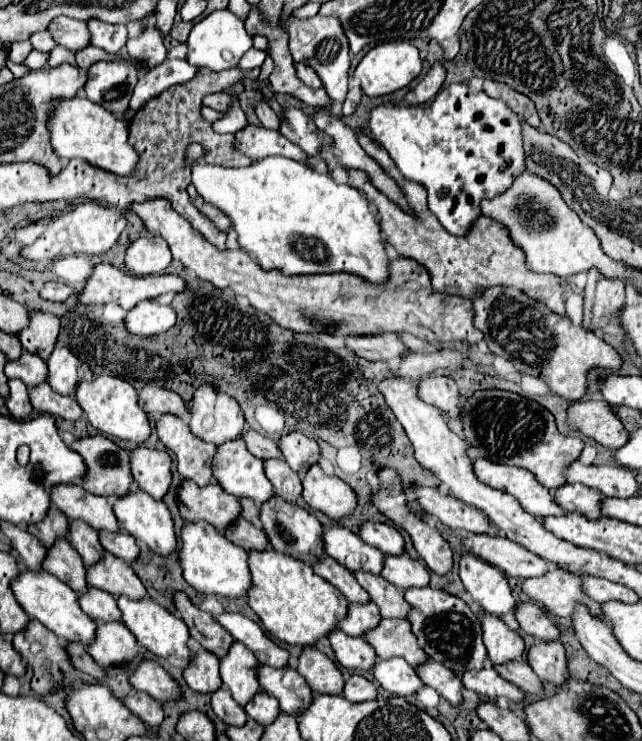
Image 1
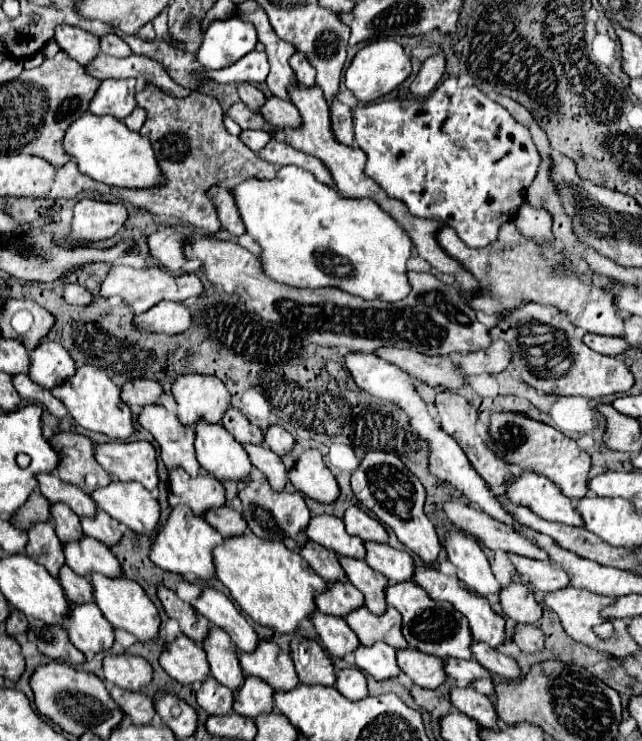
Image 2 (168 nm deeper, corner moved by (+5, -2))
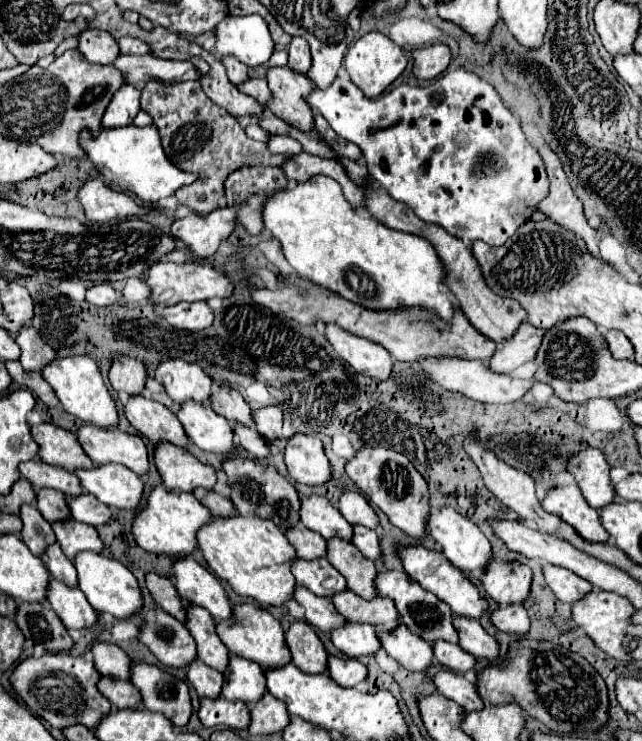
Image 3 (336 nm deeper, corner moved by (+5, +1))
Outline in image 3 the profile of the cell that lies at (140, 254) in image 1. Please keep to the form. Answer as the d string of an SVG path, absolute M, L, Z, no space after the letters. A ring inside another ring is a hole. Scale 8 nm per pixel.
M229 207L215 209L207 217L189 213L185 219L175 219L169 235L181 241L197 259L209 259L219 243L231 235L235 227L235 211Z

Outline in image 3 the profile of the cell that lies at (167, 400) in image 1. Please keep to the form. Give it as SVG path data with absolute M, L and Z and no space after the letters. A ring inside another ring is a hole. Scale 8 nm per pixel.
M115 357L109 371L109 381L117 393L125 391L129 395L139 395L143 393L147 381L145 365L131 357Z

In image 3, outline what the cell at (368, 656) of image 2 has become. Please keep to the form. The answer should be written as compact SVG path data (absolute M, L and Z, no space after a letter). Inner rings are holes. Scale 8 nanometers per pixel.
M347 623L339 631L331 633L331 641L341 653L345 653L347 657L353 657L353 659L375 655L381 649L381 641L375 633L375 627L371 627L367 623L363 623L363 625Z

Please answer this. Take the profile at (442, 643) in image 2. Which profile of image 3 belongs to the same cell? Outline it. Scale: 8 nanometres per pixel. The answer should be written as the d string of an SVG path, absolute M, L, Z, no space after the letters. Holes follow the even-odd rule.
M385 571L385 573L377 573L377 579L375 579L375 585L377 585L377 593L381 597L389 597L395 601L395 607L399 611L399 617L401 621L407 625L407 629L411 633L415 633L417 637L421 637L423 641L429 641L429 643L435 643L439 639L443 641L449 641L453 645L459 643L459 637L457 637L457 631L453 627L453 613L451 613L451 607L443 601L439 601L433 593L421 589L419 583L411 581L407 573L403 571Z

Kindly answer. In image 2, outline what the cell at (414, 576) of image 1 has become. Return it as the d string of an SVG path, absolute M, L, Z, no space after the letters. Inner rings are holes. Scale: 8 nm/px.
M365 542L365 548L367 548L365 562L373 570L381 572L391 584L411 580L415 566L407 552L401 552L391 548L389 544L377 544L377 542Z

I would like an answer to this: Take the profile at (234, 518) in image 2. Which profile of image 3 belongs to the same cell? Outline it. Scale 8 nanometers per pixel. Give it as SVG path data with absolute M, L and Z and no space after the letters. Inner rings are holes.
M195 489L193 495L197 497L197 501L201 505L205 505L213 517L231 517L235 515L235 505L231 499L225 499L221 495L217 495L215 491L203 491L203 489Z

